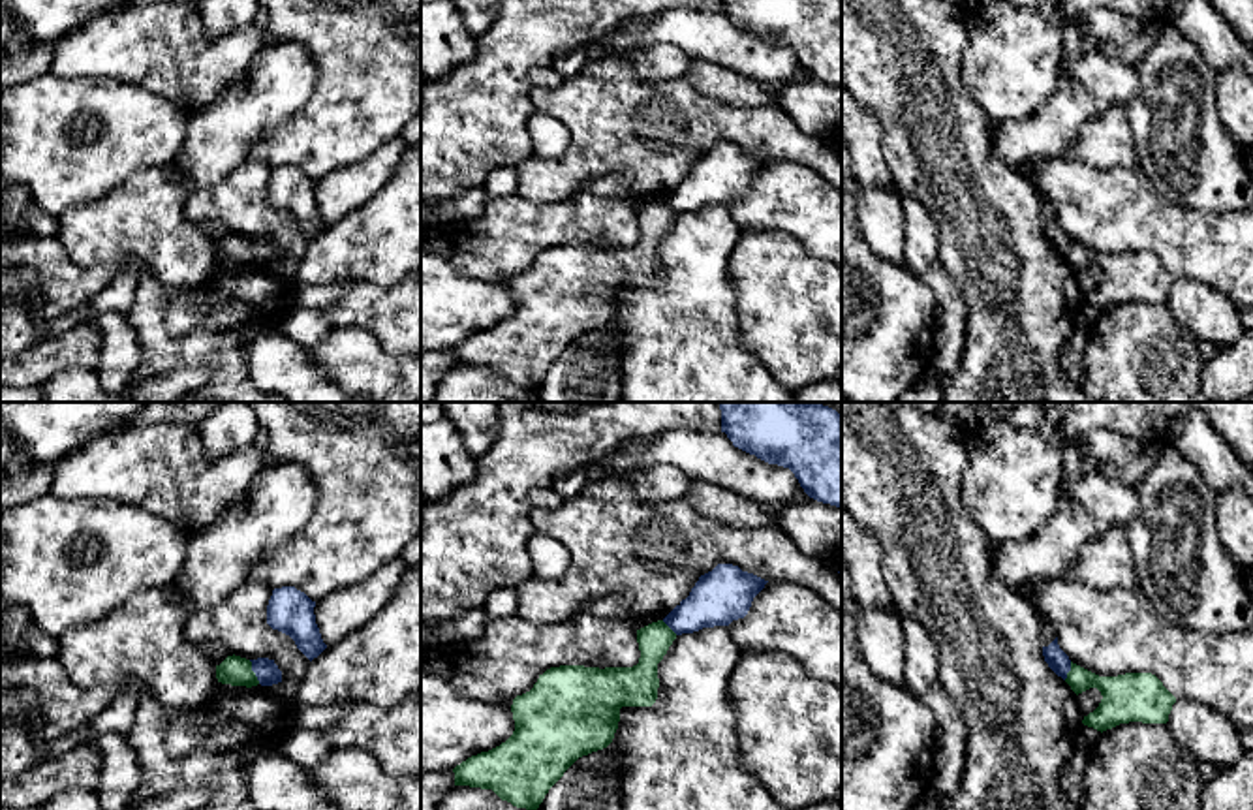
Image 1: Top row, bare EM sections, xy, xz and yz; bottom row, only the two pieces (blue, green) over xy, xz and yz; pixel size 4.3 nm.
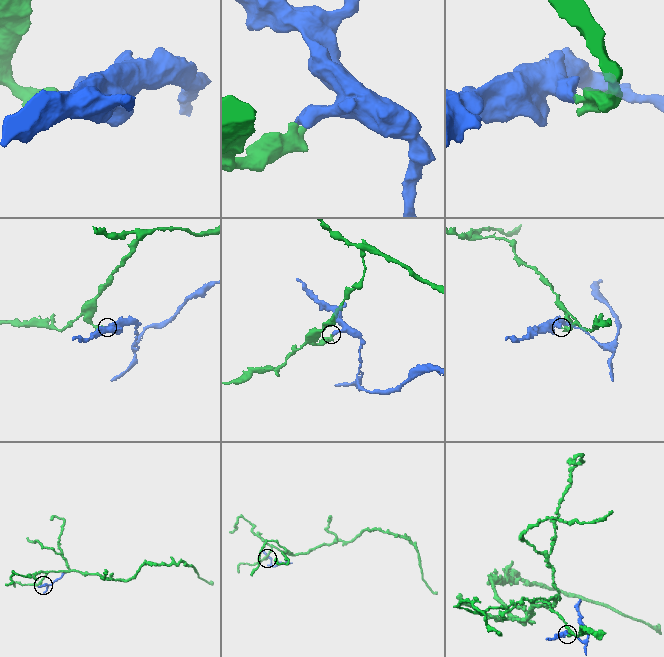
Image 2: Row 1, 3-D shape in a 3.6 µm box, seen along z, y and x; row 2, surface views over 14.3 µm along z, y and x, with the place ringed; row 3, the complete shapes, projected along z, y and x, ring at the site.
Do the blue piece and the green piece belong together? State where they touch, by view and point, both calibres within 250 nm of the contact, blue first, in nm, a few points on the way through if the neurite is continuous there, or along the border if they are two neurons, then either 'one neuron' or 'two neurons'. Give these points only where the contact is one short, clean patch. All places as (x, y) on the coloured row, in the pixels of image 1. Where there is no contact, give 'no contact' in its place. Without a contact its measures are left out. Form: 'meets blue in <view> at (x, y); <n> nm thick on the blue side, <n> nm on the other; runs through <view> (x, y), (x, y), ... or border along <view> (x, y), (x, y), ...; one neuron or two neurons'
meets blue in xy at (254, 671); 100 nm thick on the blue side, 130 nm on the other; border along xy (248, 660), (260, 683); two neurons

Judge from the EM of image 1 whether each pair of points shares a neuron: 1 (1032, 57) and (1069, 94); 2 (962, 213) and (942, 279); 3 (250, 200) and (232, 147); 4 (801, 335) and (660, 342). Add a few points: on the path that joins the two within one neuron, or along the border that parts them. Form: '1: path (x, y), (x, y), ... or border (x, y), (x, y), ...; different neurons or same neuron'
1: border (1062, 62), (1056, 87), (1030, 115); different neurons
2: border (940, 262), (959, 290), (964, 309); different neurons
3: border (248, 156), (218, 181), (200, 186); different neurons
4: border (735, 295), (739, 339), (769, 373); different neurons

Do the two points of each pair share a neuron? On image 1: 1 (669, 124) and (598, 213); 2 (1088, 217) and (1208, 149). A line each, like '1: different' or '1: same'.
1: different
2: different

